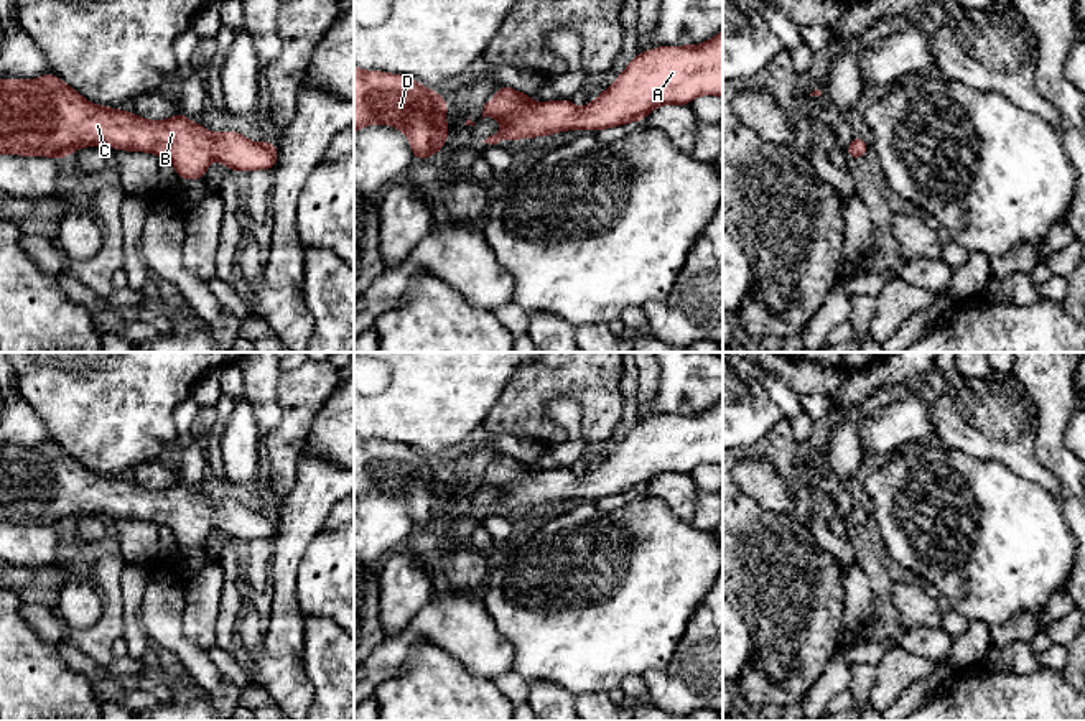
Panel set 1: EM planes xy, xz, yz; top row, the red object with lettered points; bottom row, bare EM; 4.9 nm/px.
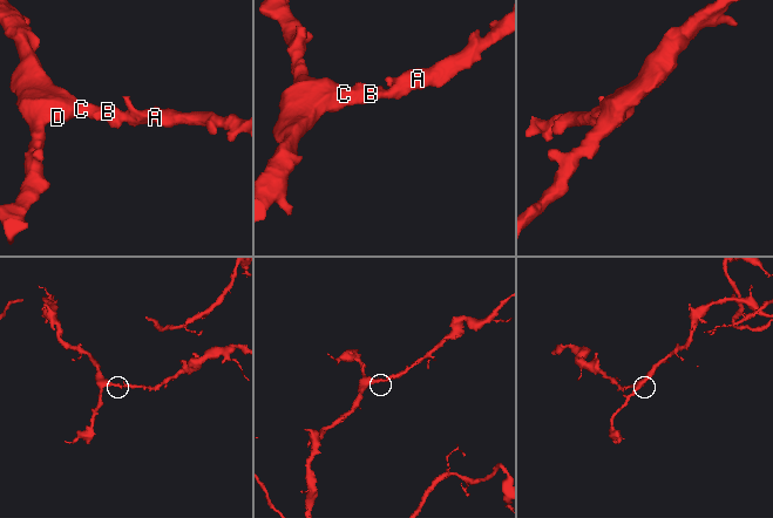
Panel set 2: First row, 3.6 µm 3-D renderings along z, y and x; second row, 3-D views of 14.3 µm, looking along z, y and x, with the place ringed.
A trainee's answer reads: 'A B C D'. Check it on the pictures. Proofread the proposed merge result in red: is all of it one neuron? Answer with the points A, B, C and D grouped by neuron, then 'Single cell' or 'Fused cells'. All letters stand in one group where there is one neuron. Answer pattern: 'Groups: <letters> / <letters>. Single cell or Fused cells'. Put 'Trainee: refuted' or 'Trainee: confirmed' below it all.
Groups: A B C D. Single cell
Trainee: confirmed

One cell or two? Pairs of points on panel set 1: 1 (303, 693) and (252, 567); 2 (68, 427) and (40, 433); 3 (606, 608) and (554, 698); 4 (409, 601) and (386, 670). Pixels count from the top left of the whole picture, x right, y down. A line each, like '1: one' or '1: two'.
1: two
2: two
3: two
4: two

